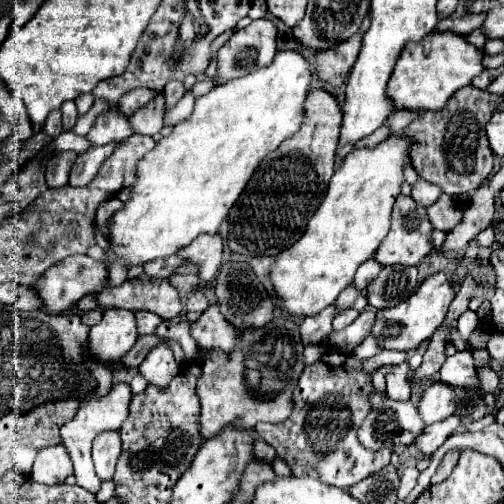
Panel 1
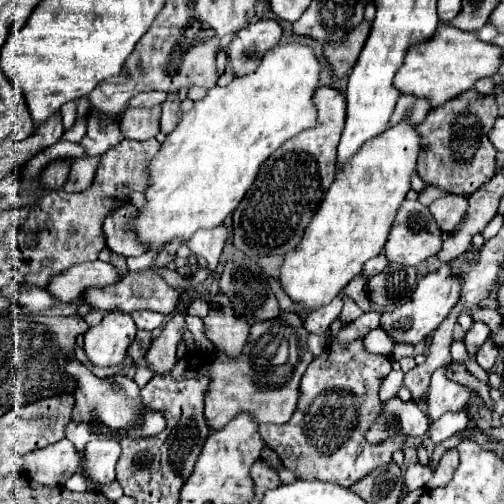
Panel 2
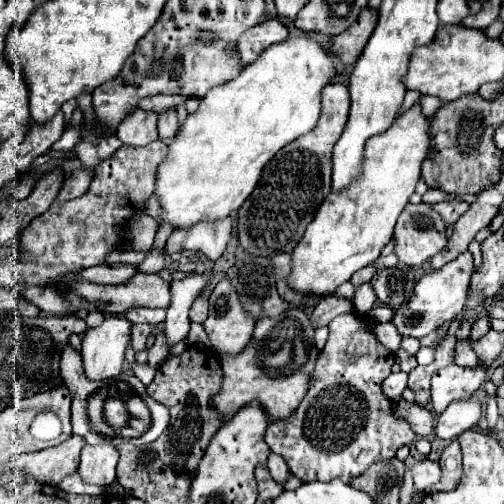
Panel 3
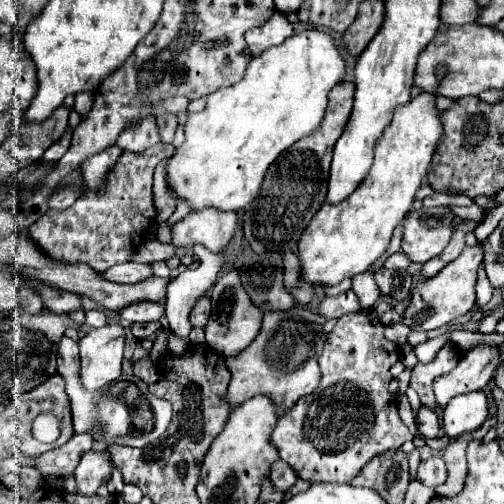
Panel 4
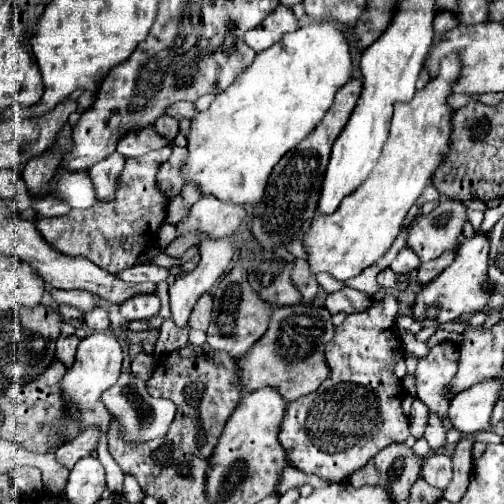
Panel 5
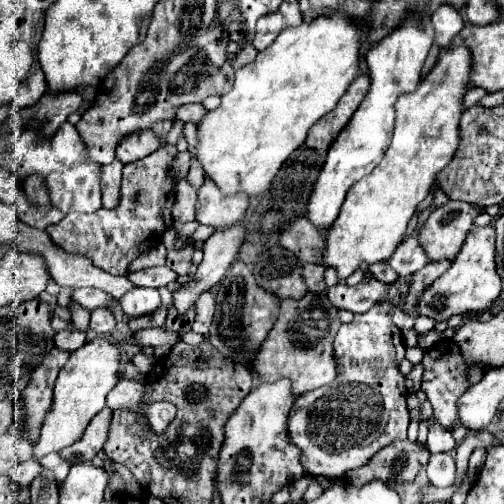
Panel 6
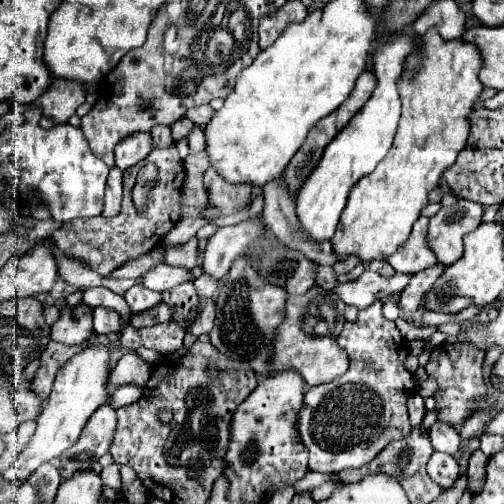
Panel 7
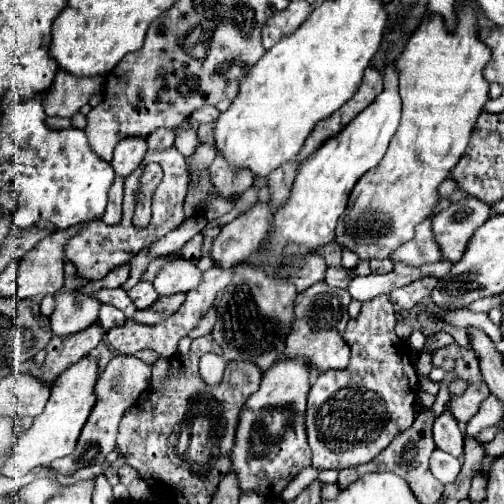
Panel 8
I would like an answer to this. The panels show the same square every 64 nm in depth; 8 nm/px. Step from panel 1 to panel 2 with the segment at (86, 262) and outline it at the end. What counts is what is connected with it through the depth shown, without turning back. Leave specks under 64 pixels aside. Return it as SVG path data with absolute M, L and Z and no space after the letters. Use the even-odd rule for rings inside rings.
M96 260L88 264L78 264L76 268L70 268L68 272L54 276L48 288L52 288L52 296L56 296L56 300L72 302L84 292L84 288L90 286L104 288L116 284L118 280L120 280L120 270L116 266L112 266L110 262Z

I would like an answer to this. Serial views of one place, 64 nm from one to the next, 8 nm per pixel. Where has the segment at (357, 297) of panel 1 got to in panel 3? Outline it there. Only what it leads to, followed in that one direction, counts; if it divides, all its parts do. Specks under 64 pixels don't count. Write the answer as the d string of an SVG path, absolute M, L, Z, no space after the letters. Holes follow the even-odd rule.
M370 264L370 266L366 266L366 268L362 268L360 272L356 272L356 276L350 280L354 286L358 286L358 284L362 284L362 282L370 282L370 278L376 274L376 266L374 264ZM375 305L367 315L378 323L387 323L391 321L394 311L388 306Z

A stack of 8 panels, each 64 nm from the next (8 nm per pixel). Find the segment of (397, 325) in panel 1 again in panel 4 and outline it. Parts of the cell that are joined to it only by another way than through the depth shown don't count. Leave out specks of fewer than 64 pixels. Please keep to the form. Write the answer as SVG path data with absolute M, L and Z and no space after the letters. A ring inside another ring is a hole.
M478 242L476 246L466 246L454 262L442 268L440 274L416 286L416 290L412 292L412 302L402 316L402 322L414 330L434 330L474 310L478 306L476 304L476 276L482 264L484 264L482 244Z

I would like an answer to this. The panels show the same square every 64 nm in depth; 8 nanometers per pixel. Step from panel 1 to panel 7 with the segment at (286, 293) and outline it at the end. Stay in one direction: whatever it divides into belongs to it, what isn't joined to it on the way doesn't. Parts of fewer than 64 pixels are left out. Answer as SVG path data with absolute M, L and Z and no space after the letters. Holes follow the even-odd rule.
M432 26L424 36L420 36L418 50L408 56L404 66L404 76L400 78L400 100L402 100L402 118L398 124L398 132L392 148L384 156L384 160L376 166L374 172L356 182L348 196L348 204L340 216L340 224L332 238L334 252L338 258L348 254L356 254L362 262L386 260L394 254L410 236L414 222L420 218L422 208L426 208L428 194L440 184L442 174L450 168L458 154L466 148L466 140L470 134L470 112L476 108L484 86L478 80L478 72L482 66L482 52L476 44L470 44L462 38L444 40L438 34L438 28Z

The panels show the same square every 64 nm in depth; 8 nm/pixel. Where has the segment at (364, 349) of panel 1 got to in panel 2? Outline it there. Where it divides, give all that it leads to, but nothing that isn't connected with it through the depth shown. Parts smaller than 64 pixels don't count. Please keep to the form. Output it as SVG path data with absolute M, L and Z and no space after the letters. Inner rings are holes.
M374 328L372 332L368 332L364 344L370 352L386 352L386 354L390 354L392 348L396 346L392 336L384 328Z

